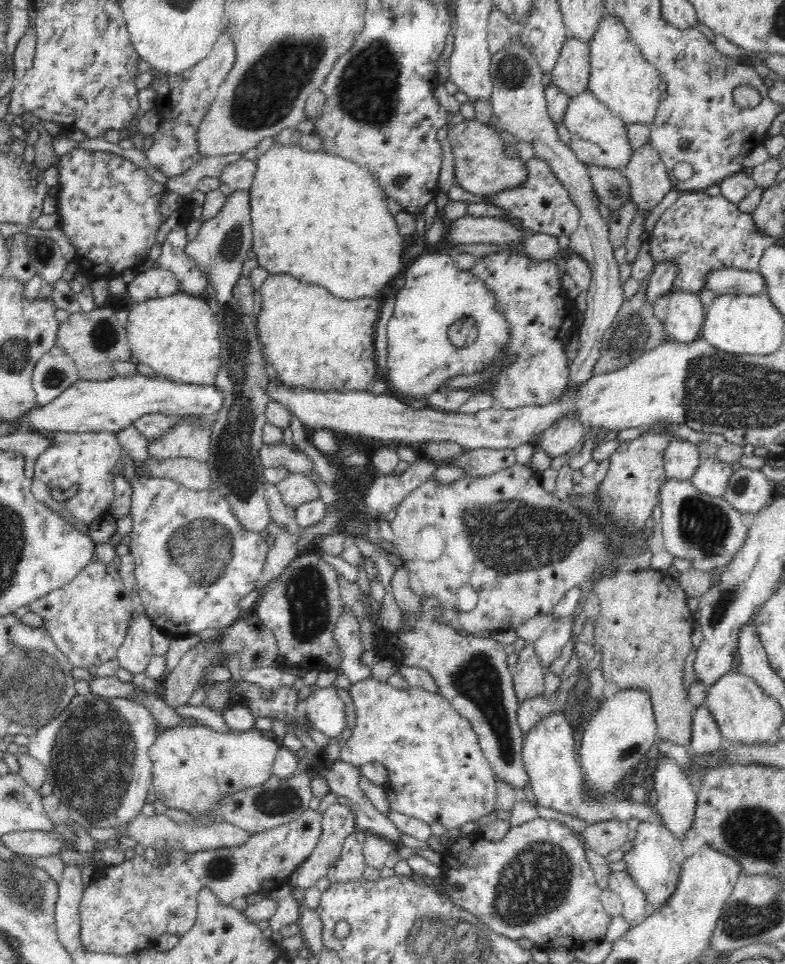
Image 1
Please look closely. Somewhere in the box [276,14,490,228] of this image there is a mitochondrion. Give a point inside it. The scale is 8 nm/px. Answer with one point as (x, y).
(367, 89)

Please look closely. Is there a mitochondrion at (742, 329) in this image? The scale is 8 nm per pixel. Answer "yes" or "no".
no

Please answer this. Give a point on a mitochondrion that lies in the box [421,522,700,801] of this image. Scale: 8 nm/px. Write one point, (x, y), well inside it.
(478, 679)

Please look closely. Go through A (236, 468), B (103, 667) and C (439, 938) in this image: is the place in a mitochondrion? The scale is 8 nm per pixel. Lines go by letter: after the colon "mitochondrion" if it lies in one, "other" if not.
A: mitochondrion
B: other
C: mitochondrion

